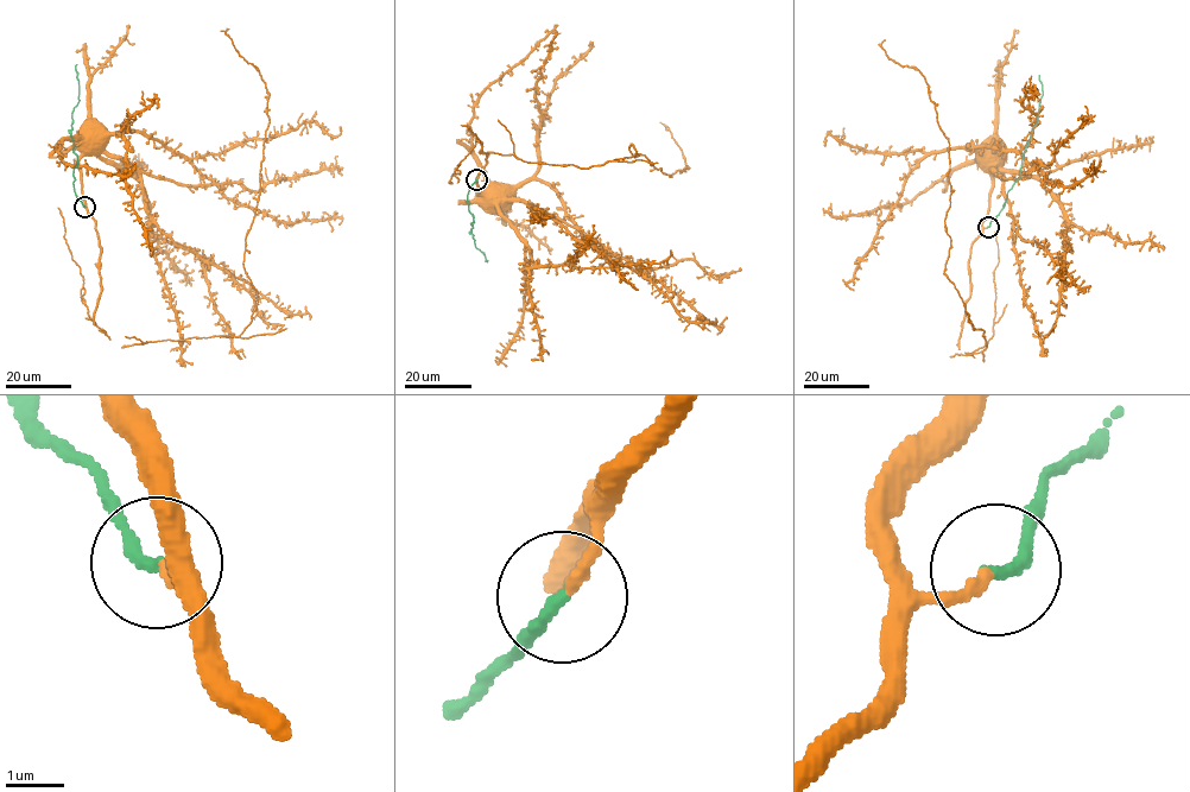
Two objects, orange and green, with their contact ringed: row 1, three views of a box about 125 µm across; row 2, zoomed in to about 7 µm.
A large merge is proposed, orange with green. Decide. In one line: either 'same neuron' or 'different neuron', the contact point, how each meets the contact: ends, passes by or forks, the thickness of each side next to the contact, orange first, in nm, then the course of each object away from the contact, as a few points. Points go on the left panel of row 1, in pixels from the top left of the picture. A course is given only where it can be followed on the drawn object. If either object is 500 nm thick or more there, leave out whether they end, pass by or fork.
same neuron; place (84, 207); orange ends; green ends; calibres 200 and 220 nm; course orange (84, 207), (78, 159), (89, 130); course green (84, 207), (74, 188), (73, 172), (77, 163), (70, 135), (73, 113), (78, 102), (76, 64)

